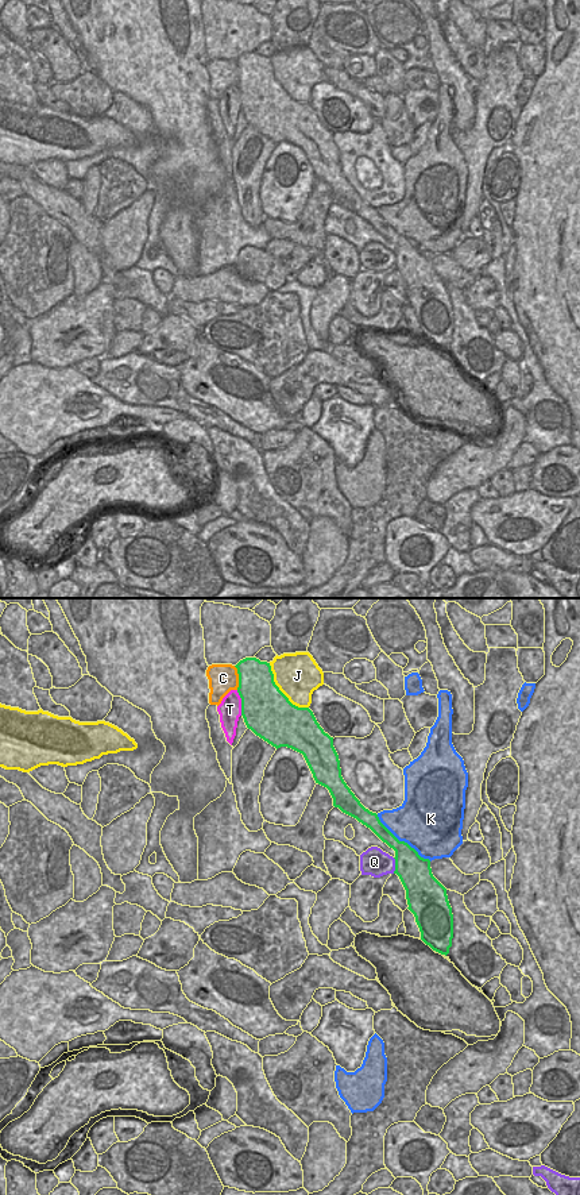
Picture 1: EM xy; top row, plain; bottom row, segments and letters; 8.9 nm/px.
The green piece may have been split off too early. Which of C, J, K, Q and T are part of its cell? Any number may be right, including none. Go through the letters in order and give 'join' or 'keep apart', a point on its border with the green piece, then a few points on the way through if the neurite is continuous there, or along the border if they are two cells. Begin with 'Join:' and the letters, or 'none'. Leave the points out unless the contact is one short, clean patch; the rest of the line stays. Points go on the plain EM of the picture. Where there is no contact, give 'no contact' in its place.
Join: none
C: keep apart; meets green in xy at (239, 73)
J: keep apart; meets green in xy at (281, 87)
K: keep apart; meets green in xy at (402, 236)
Q: keep apart; meets green in xy at (395, 261)
T: keep apart; meets green in xy at (242, 97)

